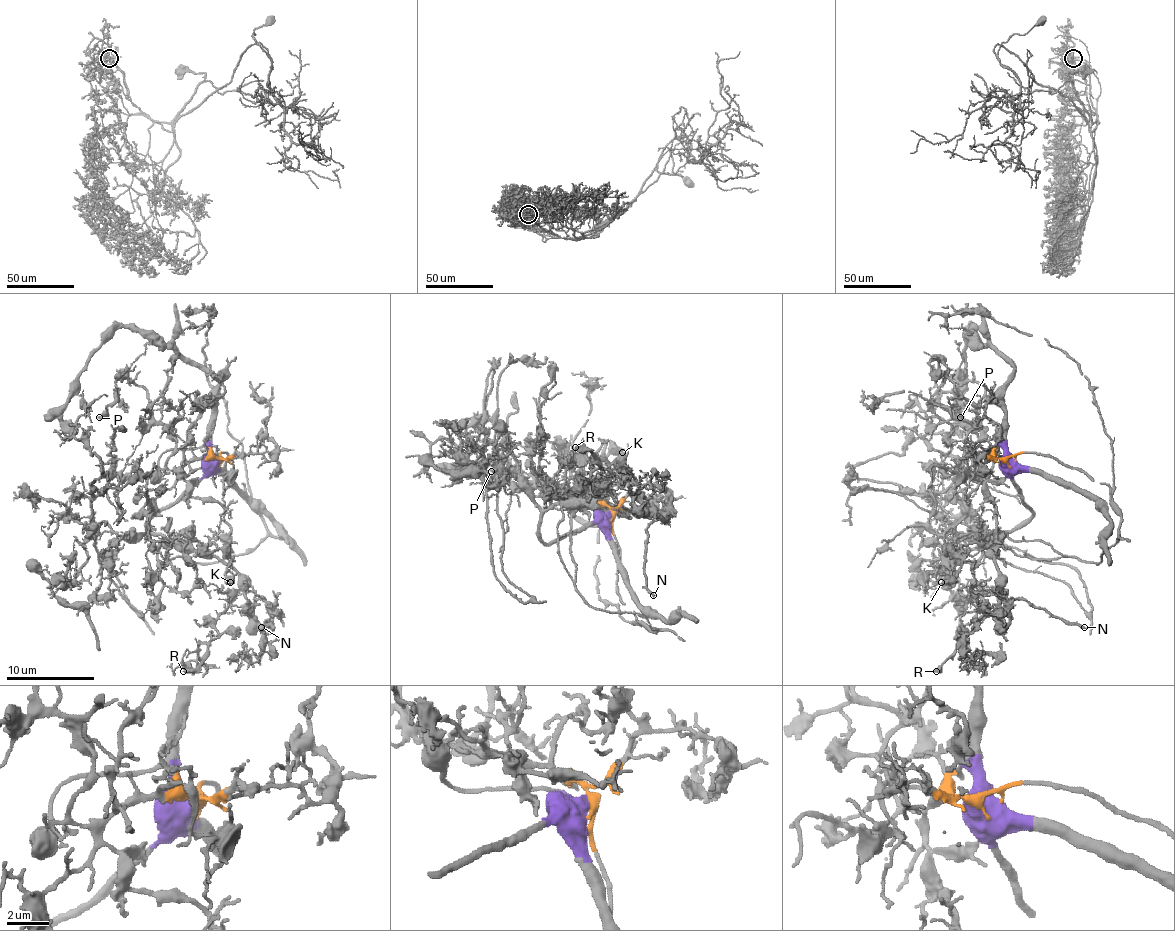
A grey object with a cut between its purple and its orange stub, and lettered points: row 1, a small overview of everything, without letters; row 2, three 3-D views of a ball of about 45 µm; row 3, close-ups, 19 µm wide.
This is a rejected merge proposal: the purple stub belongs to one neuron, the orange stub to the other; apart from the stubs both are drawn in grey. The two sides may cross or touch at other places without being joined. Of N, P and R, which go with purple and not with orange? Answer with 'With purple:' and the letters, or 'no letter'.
With purple: no letter

